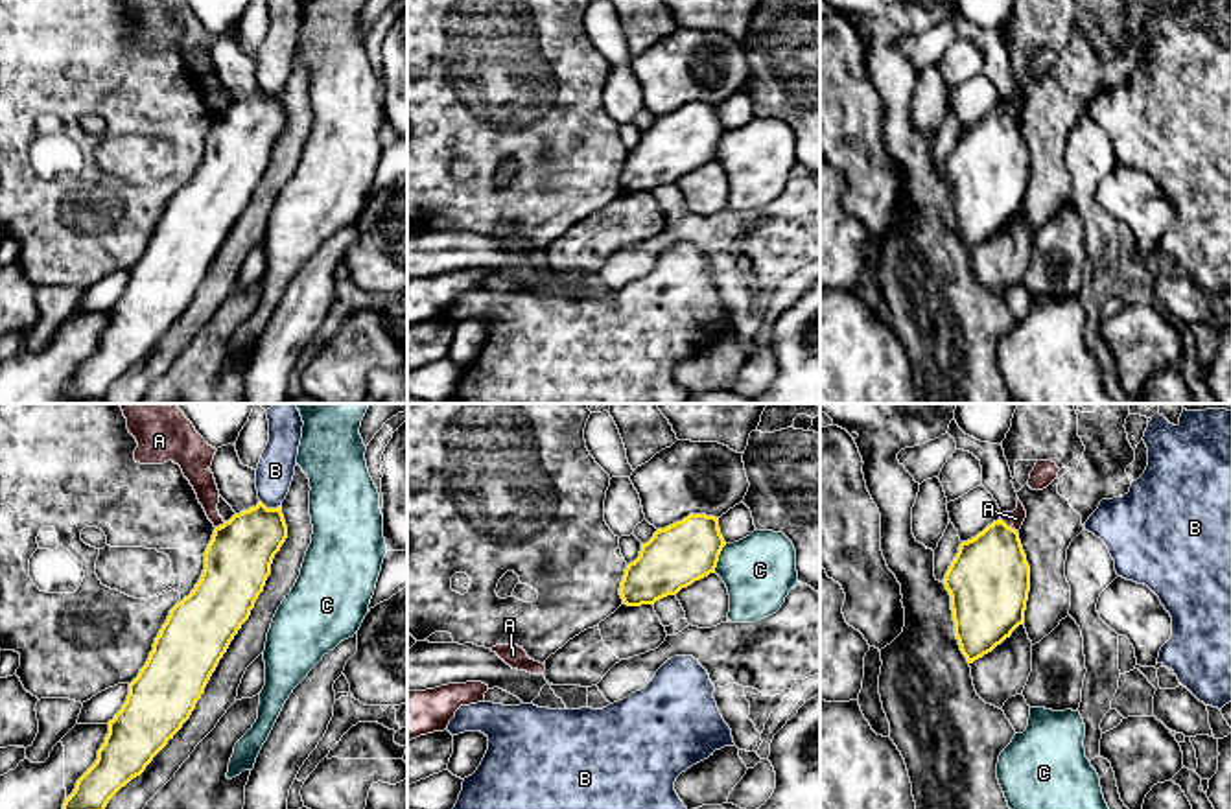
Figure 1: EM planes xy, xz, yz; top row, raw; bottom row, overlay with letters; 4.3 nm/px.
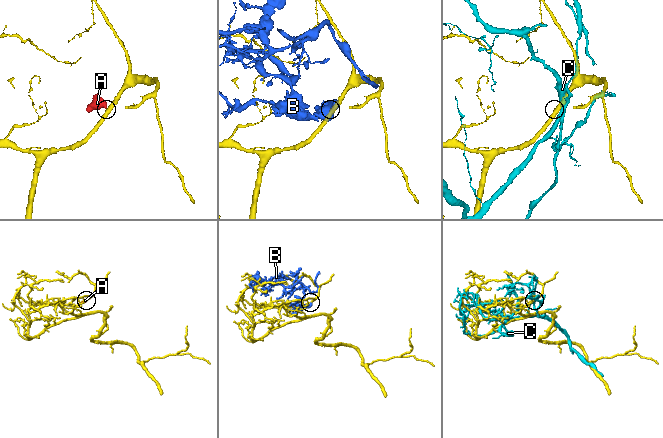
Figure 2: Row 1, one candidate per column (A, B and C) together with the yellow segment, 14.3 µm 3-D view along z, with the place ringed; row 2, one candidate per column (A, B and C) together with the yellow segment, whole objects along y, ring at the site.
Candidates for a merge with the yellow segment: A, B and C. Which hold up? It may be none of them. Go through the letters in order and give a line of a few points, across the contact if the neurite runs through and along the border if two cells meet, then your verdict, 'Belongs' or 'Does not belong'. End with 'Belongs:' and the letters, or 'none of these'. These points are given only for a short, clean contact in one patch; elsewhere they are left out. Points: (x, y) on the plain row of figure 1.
A: Line: yz (999, 105), (1016, 118). Does not belong
B: Does not belong
C: Does not belong
Belongs: none of these

